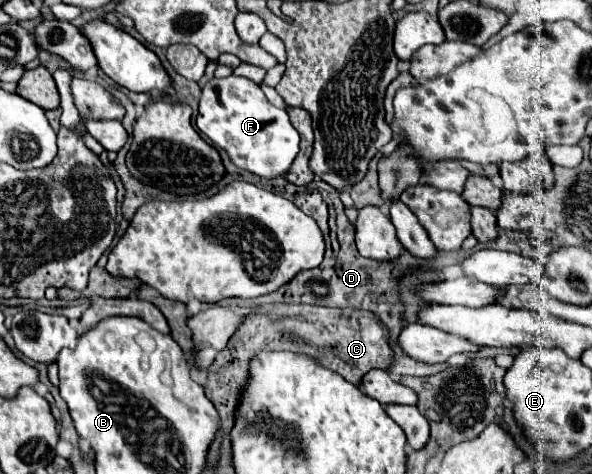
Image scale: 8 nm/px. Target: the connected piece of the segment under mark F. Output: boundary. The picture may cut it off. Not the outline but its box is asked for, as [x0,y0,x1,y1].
[196,75,300,177]

